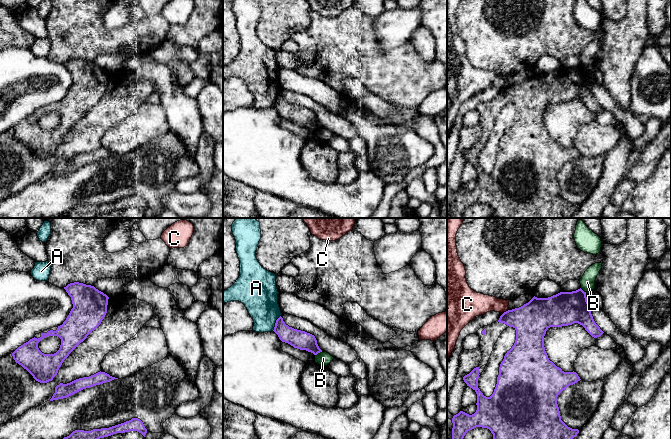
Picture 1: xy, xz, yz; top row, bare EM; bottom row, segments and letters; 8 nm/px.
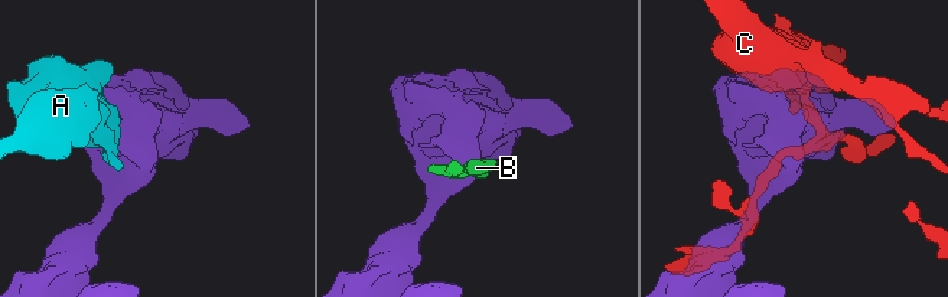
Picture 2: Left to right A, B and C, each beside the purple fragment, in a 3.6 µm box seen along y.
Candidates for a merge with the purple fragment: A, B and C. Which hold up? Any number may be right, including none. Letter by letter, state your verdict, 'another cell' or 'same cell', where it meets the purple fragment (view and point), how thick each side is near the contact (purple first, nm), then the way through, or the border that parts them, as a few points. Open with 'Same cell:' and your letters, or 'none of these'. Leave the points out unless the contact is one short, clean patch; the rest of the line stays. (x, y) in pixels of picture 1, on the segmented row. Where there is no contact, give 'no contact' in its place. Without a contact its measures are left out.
Same cell: none of these
A: another cell; contact xz (275, 323); calibres 150 and 280 nm
B: another cell; contact xz (318, 352); calibres 150 and 110 nm; border xz (322, 351), (315, 355)
C: another cell; contact yz (506, 311); calibres 280 and 180 nm

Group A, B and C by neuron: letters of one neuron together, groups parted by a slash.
A / B / C

